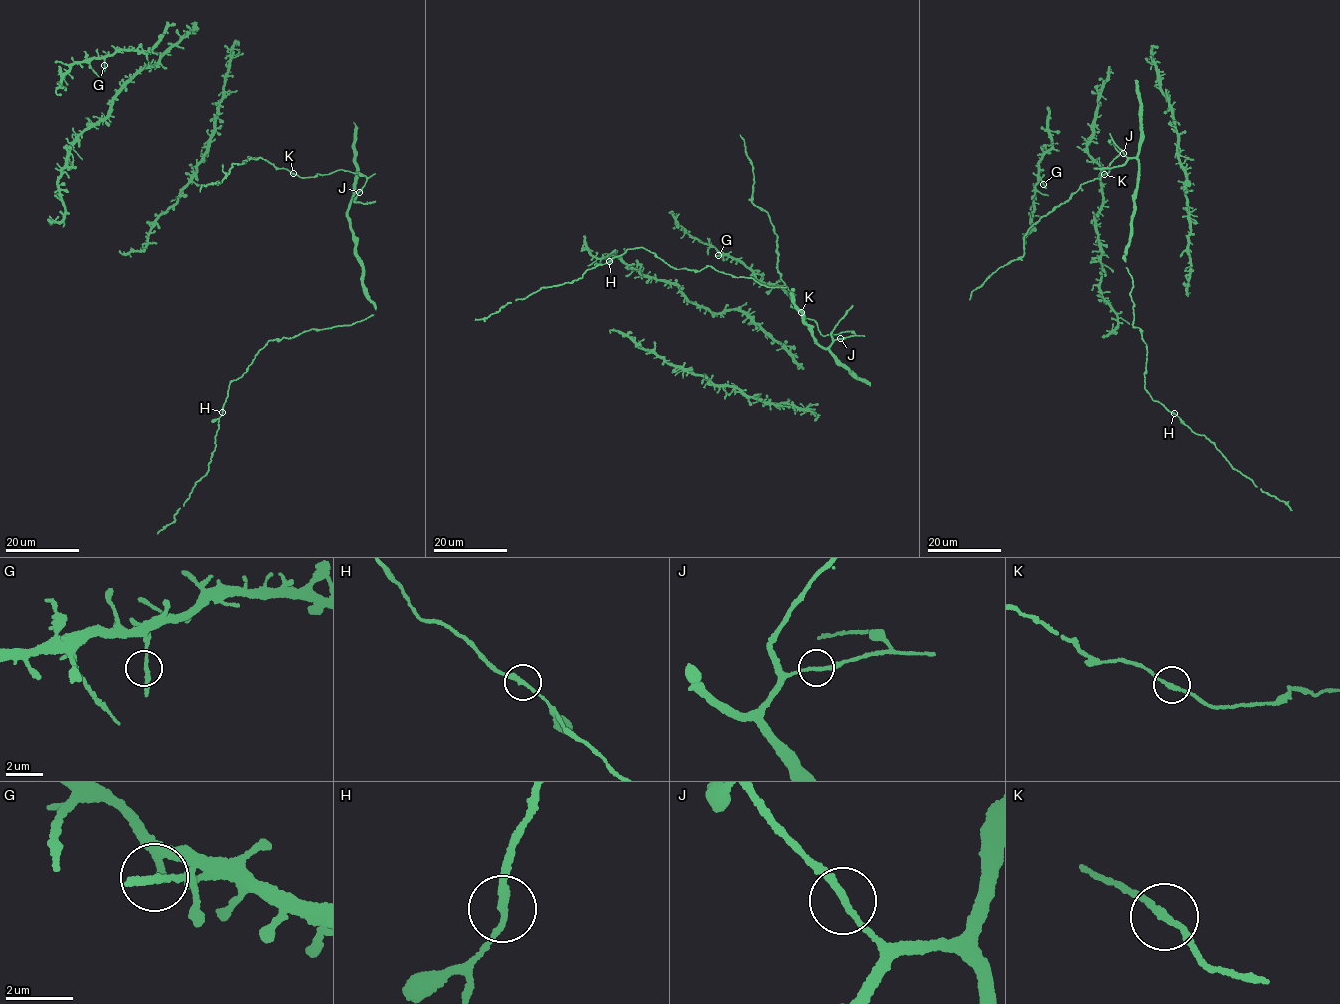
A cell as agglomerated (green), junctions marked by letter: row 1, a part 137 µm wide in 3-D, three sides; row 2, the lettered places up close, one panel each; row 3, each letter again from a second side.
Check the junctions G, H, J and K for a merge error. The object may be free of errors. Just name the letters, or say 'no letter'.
no letter

